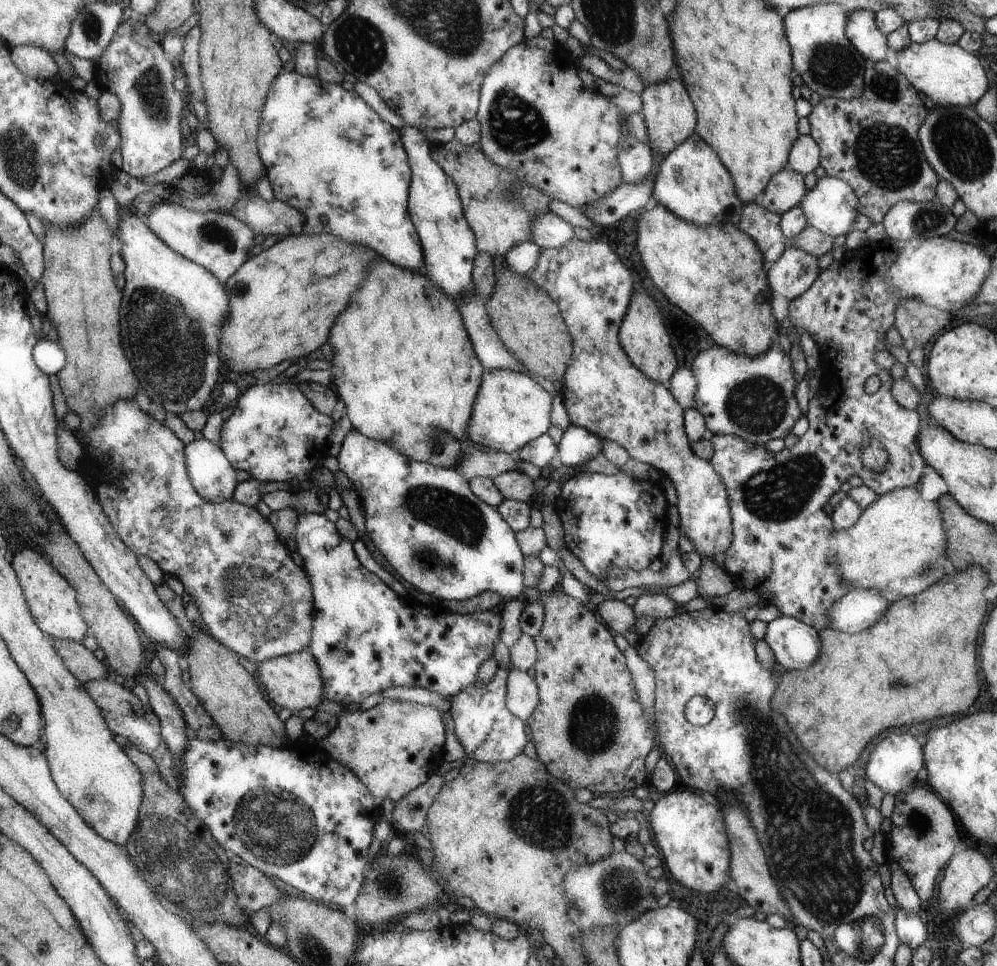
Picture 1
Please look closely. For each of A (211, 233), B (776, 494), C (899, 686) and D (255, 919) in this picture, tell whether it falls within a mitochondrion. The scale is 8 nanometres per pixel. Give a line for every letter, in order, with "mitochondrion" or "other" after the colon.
A: mitochondrion
B: mitochondrion
C: mitochondrion
D: other

